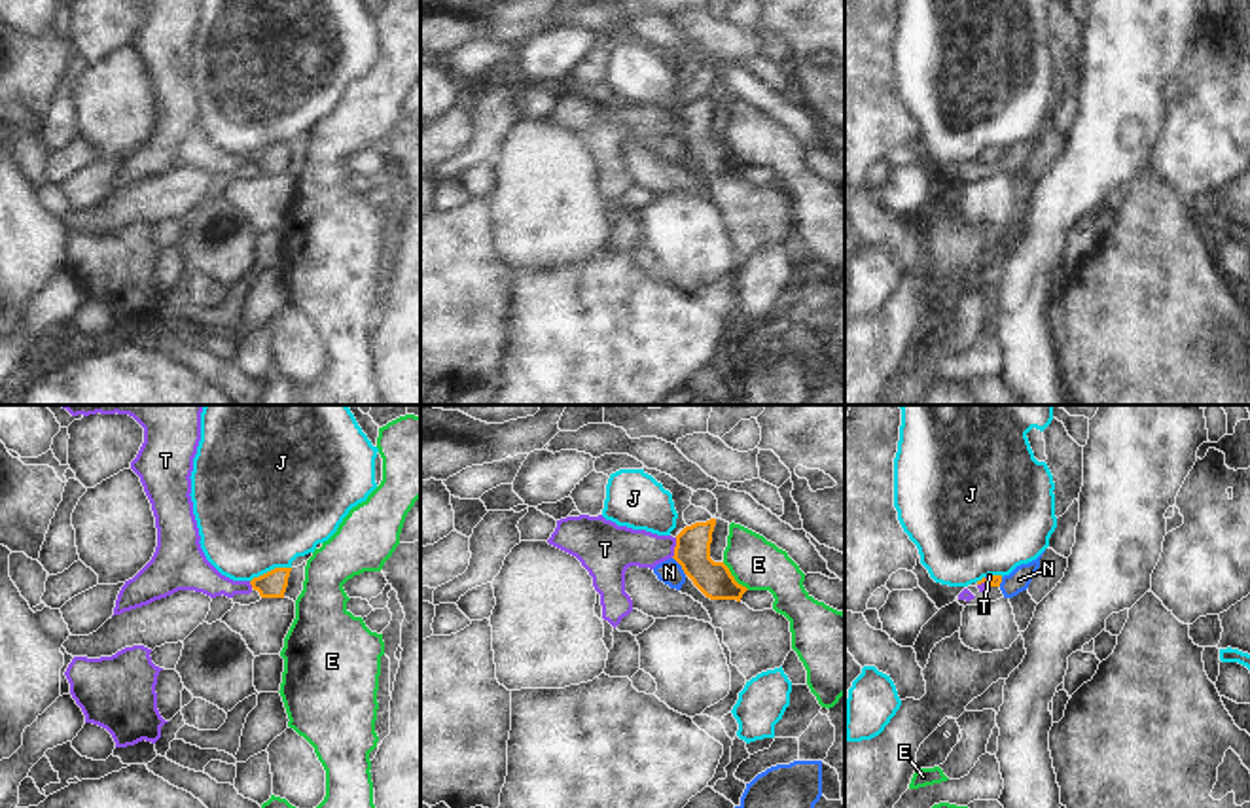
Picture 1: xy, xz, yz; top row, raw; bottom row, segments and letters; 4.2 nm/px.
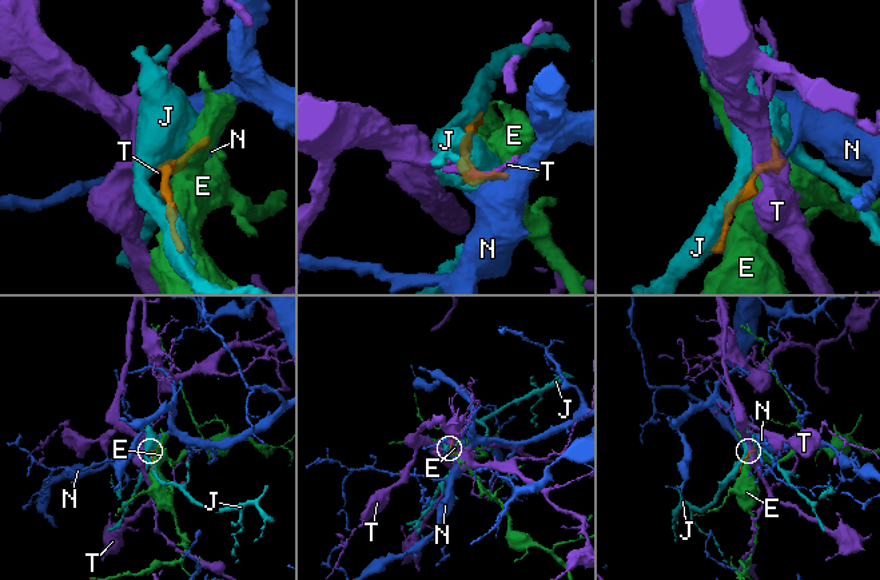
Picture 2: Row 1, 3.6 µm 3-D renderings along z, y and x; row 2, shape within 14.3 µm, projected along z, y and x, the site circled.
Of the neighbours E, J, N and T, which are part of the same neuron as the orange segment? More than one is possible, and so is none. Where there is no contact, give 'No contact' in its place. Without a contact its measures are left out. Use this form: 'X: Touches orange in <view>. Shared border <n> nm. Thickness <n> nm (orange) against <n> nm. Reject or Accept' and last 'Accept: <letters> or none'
E: Touches orange in xz. Shared border 170 nm. Thickness 150 nm (orange) against 220 nm. Reject
J: Touches orange in xy. Shared border 190 nm. Thickness 120 nm (orange) against 500 nm. Reject
N: Touches orange in xz. Shared border 100 nm. Thickness 150 nm (orange) against 100 nm. Reject
T: Touches orange in xz. Shared border 90 nm. Thickness 150 nm (orange) against 190 nm. Accept
Accept: T.

